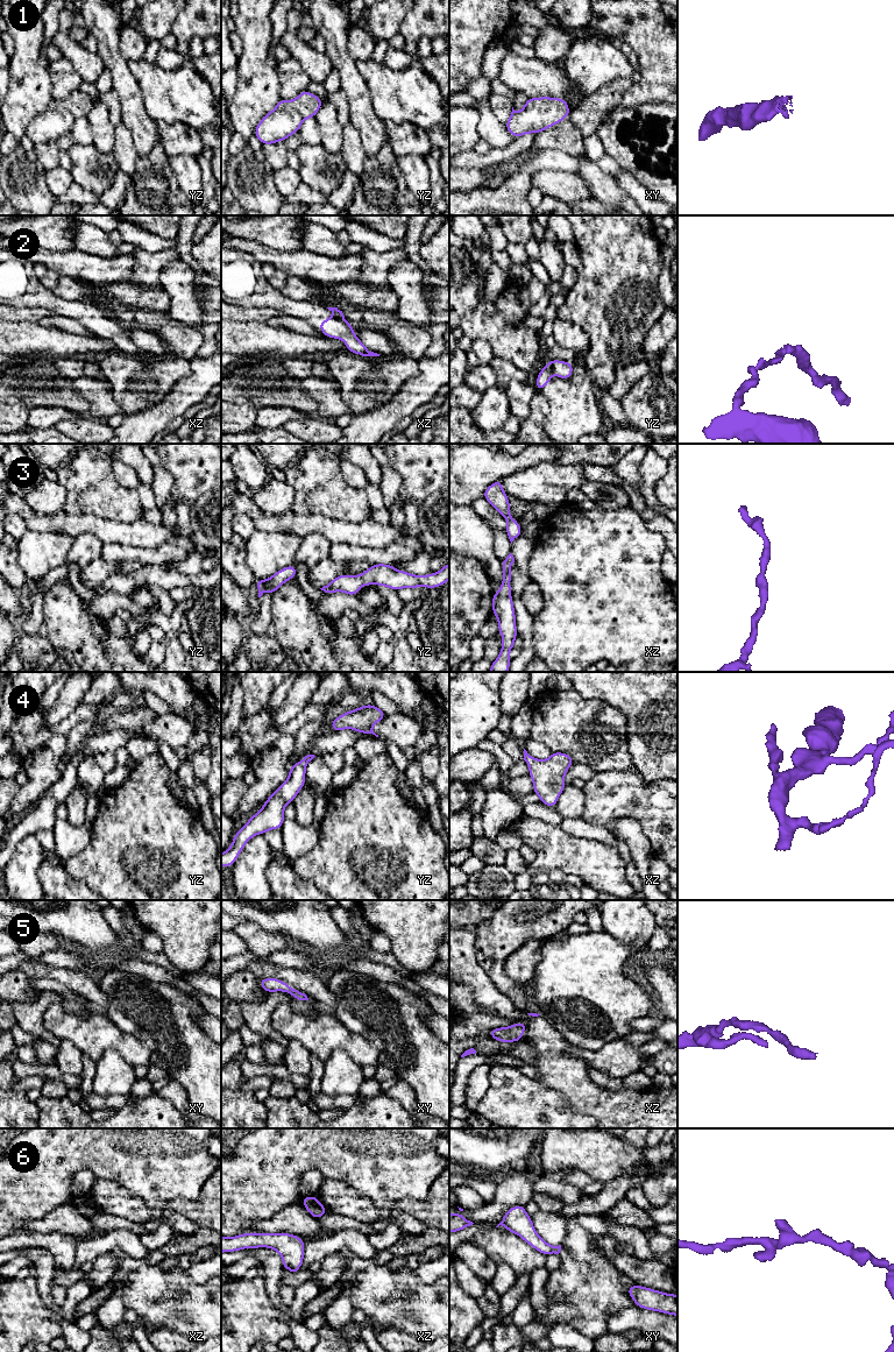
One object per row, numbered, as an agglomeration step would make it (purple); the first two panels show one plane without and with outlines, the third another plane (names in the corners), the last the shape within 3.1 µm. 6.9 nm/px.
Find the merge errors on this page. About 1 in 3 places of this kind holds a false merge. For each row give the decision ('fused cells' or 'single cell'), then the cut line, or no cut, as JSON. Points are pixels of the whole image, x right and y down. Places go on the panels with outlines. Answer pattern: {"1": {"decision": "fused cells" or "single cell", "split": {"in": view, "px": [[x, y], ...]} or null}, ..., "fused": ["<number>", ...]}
{"1": {"decision": "single cell", "split": null}, "2": {"decision": "fused cells", "split": {"in": "xz", "px": [[334, 313], [342, 316]]}}, "3": {"decision": "single cell", "split": null}, "4": {"decision": "single cell", "split": null}, "5": {"decision": "single cell", "split": null}, "6": {"decision": "single cell", "split": null}, "fused": ["2"]}

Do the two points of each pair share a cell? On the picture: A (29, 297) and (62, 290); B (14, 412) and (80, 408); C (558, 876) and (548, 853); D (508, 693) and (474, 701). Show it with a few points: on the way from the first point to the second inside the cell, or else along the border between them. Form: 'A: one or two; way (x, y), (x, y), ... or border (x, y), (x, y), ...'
A: two; border (52, 292), (79, 302)
B: two; border (13, 403), (22, 403), (29, 408)
C: two; border (547, 871), (559, 869), (567, 875)
D: two; border (499, 684), (499, 710), (502, 713)

